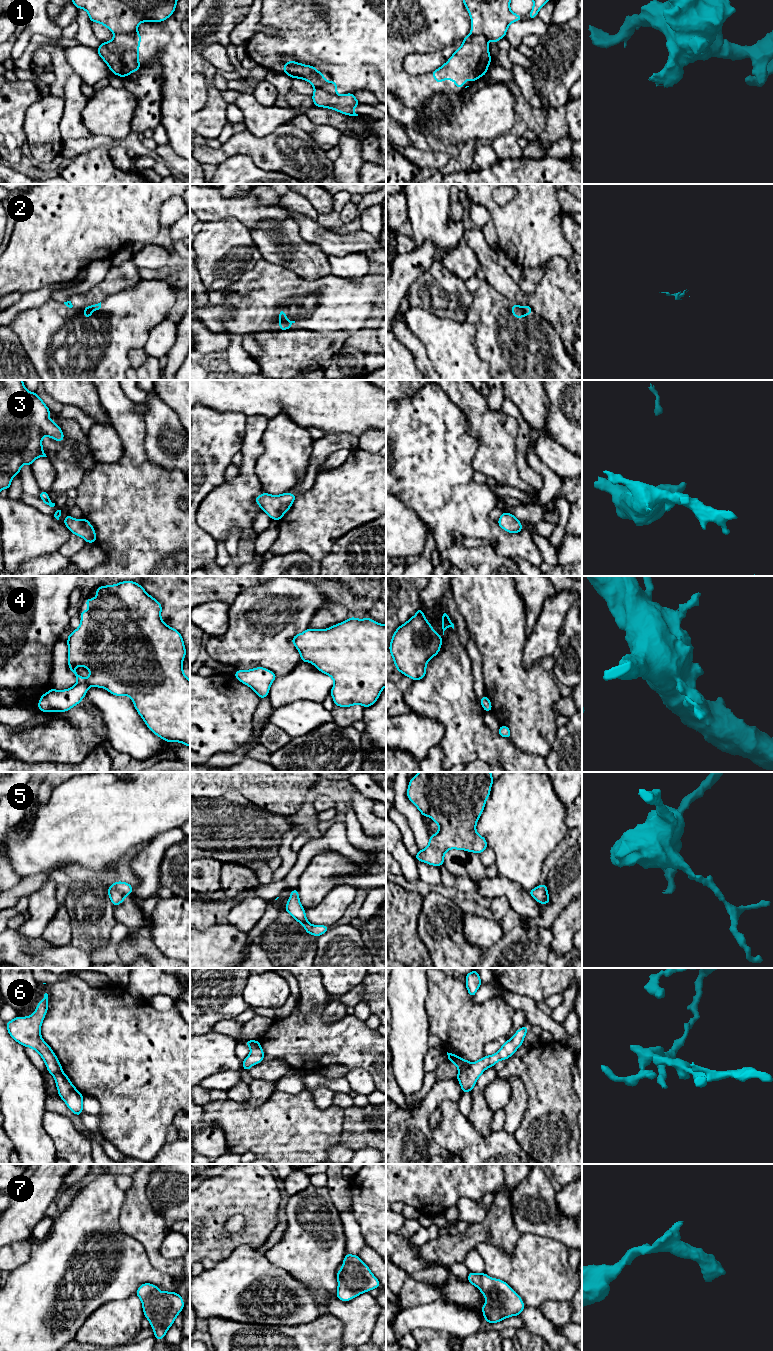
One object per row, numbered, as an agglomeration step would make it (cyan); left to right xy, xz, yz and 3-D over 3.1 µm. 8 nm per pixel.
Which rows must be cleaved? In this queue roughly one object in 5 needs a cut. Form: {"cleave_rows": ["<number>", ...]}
{"cleave_rows": ["1", "6"]}

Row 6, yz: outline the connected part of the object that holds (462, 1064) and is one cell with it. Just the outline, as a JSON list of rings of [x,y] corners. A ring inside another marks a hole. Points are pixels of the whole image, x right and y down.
[[[447,1052],[447,1055],[448,1055],[449,1061],[456,1065],[459,1072],[467,1070],[471,1065],[471,1063],[468,1060],[462,1059],[461,1057],[457,1056],[456,1054]]]

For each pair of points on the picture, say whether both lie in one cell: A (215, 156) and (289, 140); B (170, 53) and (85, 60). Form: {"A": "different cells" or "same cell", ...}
{"A": "same cell", "B": "different cells"}

